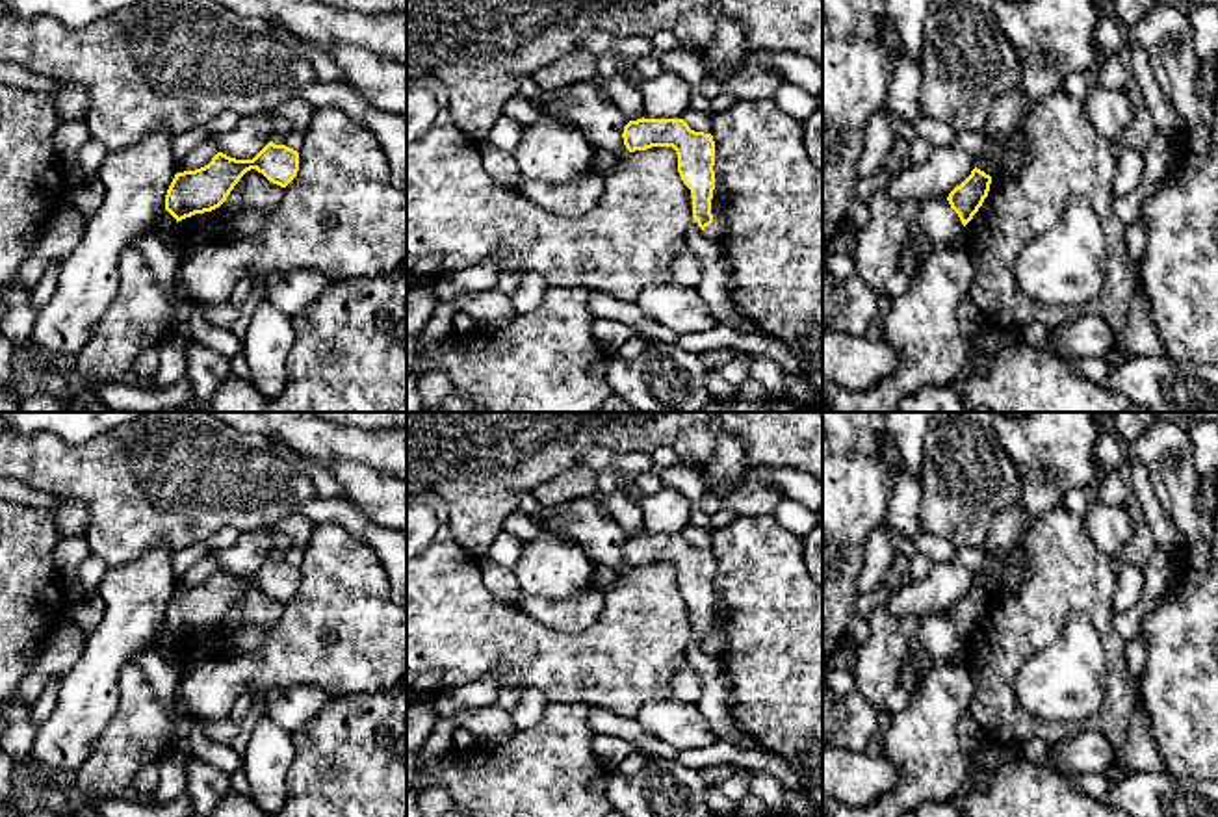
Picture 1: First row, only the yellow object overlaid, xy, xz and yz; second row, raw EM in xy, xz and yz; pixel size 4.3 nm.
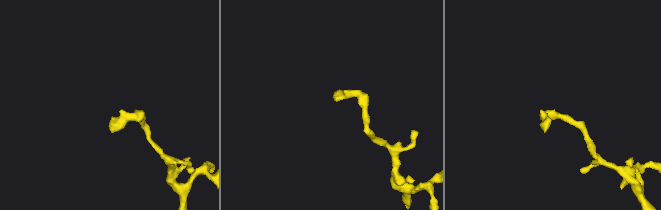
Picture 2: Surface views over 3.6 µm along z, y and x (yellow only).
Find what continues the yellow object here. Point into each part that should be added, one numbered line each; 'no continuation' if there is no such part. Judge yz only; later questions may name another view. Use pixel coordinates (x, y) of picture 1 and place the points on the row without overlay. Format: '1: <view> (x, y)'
no continuation

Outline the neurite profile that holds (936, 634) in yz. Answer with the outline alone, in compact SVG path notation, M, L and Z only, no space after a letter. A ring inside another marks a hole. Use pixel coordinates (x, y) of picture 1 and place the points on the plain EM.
M947 615L921 616L915 637L939 665L954 663L958 654L965 650L965 642Z

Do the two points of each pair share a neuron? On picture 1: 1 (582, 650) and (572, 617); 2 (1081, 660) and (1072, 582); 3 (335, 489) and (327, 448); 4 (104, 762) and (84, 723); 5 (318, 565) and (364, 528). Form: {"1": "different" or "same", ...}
{"1": "different", "2": "different", "3": "different", "4": "different", "5": "different"}

